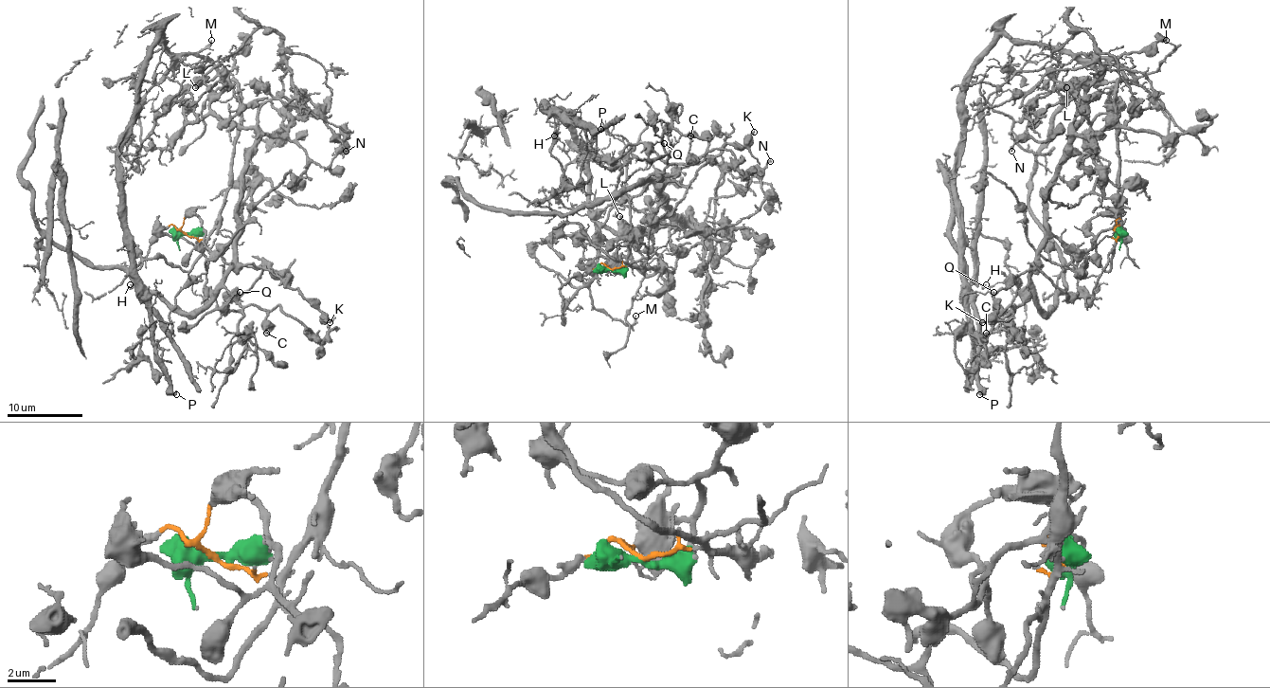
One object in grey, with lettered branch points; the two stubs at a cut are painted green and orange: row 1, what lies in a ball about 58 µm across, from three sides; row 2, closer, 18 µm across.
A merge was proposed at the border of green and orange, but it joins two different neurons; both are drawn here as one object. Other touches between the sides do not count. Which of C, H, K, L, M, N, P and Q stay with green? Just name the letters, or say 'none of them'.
C, K, L, N, Q

